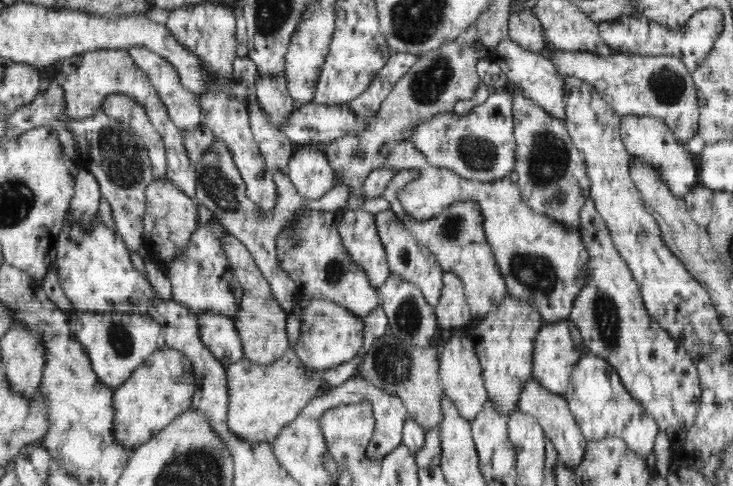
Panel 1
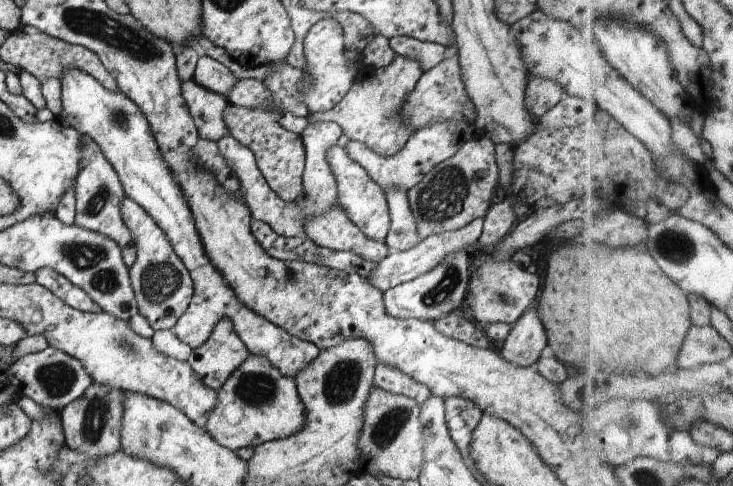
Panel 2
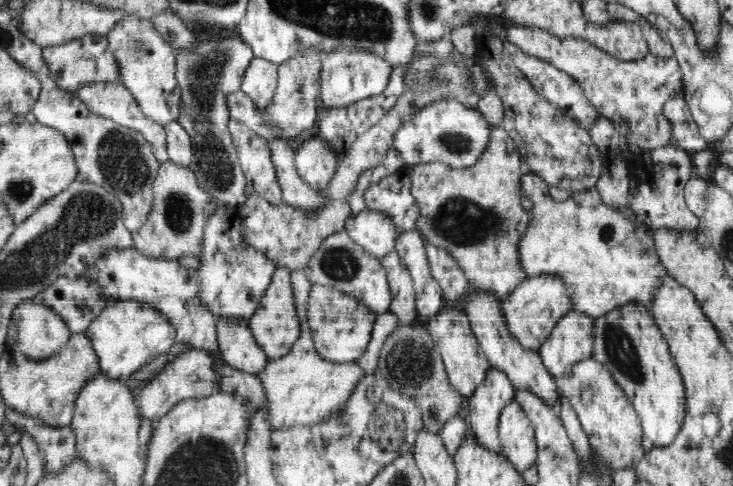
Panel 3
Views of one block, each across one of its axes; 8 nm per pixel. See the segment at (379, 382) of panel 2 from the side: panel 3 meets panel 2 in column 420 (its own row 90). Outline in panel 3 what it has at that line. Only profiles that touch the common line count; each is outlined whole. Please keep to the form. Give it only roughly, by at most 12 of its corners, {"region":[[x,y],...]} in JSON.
{"region":[[409,64],[394,66],[386,88],[320,110],[315,128],[340,154],[372,128],[405,90]]}

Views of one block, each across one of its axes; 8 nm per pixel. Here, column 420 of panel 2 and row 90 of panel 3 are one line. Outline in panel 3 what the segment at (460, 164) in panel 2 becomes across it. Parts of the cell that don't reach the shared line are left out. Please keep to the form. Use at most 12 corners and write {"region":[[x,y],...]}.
{"region":[[237,34],[174,50],[189,167],[222,207],[246,204],[226,96],[253,55]]}

